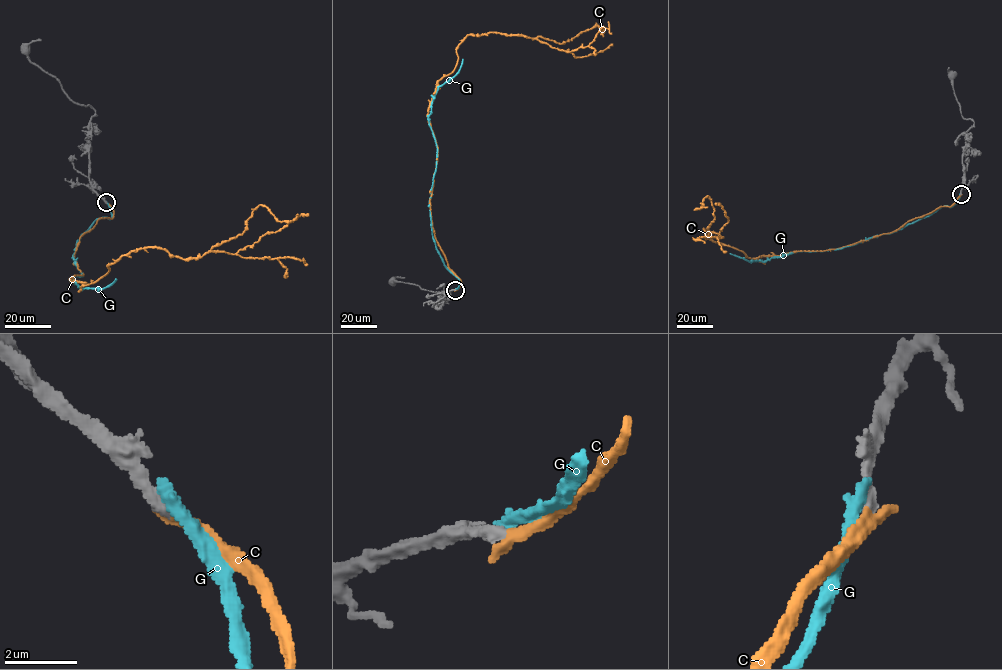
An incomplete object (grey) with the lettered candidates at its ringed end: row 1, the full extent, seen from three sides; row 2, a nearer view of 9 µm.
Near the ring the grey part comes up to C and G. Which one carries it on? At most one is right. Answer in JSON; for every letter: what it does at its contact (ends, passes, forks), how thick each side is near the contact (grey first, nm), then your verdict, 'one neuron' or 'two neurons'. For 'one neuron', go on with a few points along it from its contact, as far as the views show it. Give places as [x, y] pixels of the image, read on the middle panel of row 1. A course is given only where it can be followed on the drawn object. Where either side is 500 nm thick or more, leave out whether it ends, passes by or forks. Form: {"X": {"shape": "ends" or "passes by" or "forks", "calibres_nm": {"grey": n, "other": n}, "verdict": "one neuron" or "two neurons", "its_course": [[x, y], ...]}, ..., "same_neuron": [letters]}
{"C": {"shape": "ends", "calibres_nm": {"grey": 400, "other": 400}, "verdict": "one neuron", "its_course": [[455, 290], [461, 280], [432, 227], [437, 146], [428, 111], [457, 47], [469, 35], [560, 44], [603, 29]]}, "G": {"shape": "ends", "calibres_nm": {"grey": 440, "other": 400}, "verdict": "two neurons"}, "same_neuron": ["C"]}

